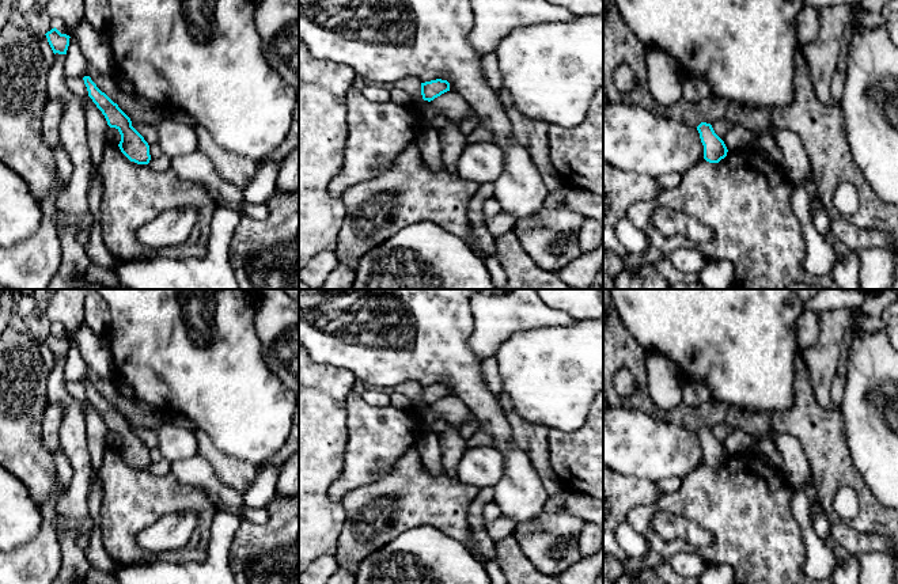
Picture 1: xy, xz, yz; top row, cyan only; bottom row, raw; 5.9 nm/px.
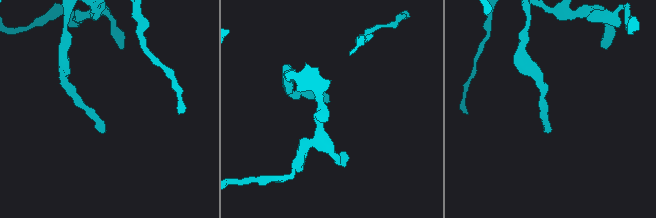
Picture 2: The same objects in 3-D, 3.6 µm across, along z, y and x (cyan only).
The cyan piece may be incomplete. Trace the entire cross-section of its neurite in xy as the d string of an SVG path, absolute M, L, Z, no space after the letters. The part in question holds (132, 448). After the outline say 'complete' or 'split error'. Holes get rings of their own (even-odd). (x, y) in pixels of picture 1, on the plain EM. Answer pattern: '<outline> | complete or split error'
M90 380L83 382L88 401L105 420L107 429L115 432L121 439L118 448L121 456L137 469L148 469L151 464L149 450L144 441L132 431L130 422L102 397Z | complete

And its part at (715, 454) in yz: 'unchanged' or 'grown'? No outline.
unchanged

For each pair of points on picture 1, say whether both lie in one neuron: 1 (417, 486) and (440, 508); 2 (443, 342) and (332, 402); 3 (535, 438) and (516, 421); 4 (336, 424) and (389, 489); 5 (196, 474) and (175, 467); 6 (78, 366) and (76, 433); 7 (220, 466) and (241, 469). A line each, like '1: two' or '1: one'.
1: one
2: two
3: one
4: two
5: one
6: two
7: one

